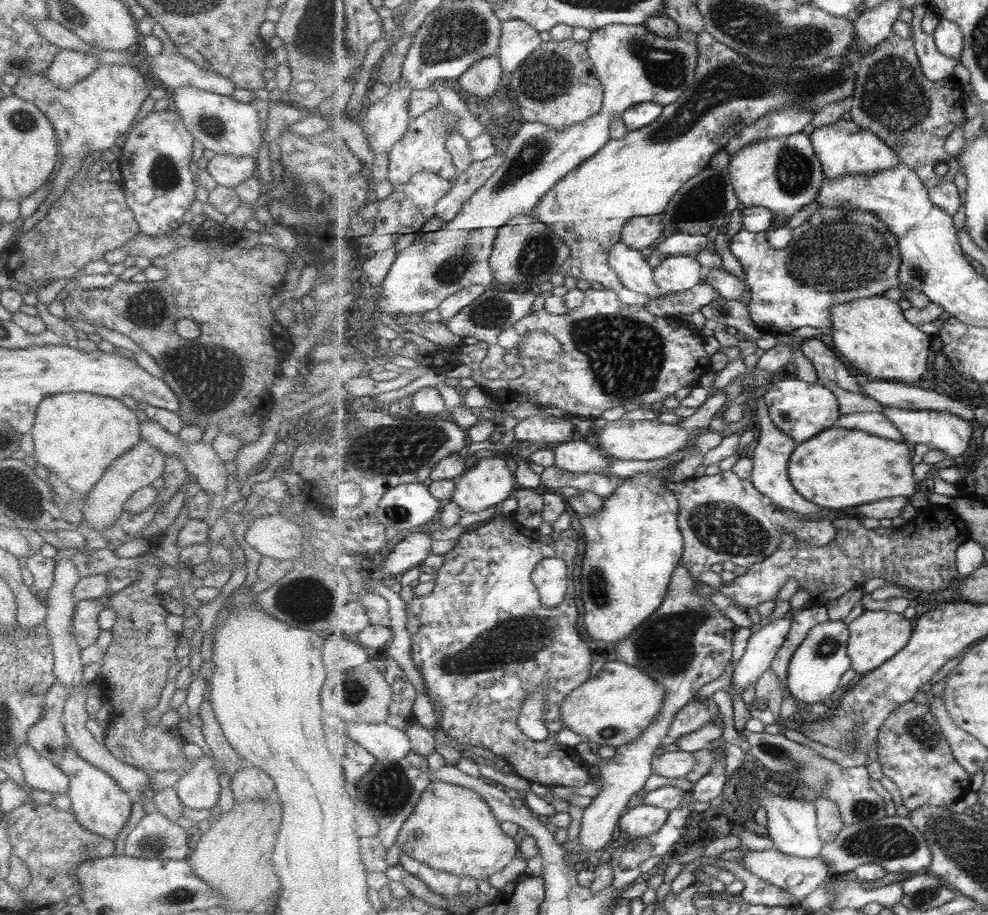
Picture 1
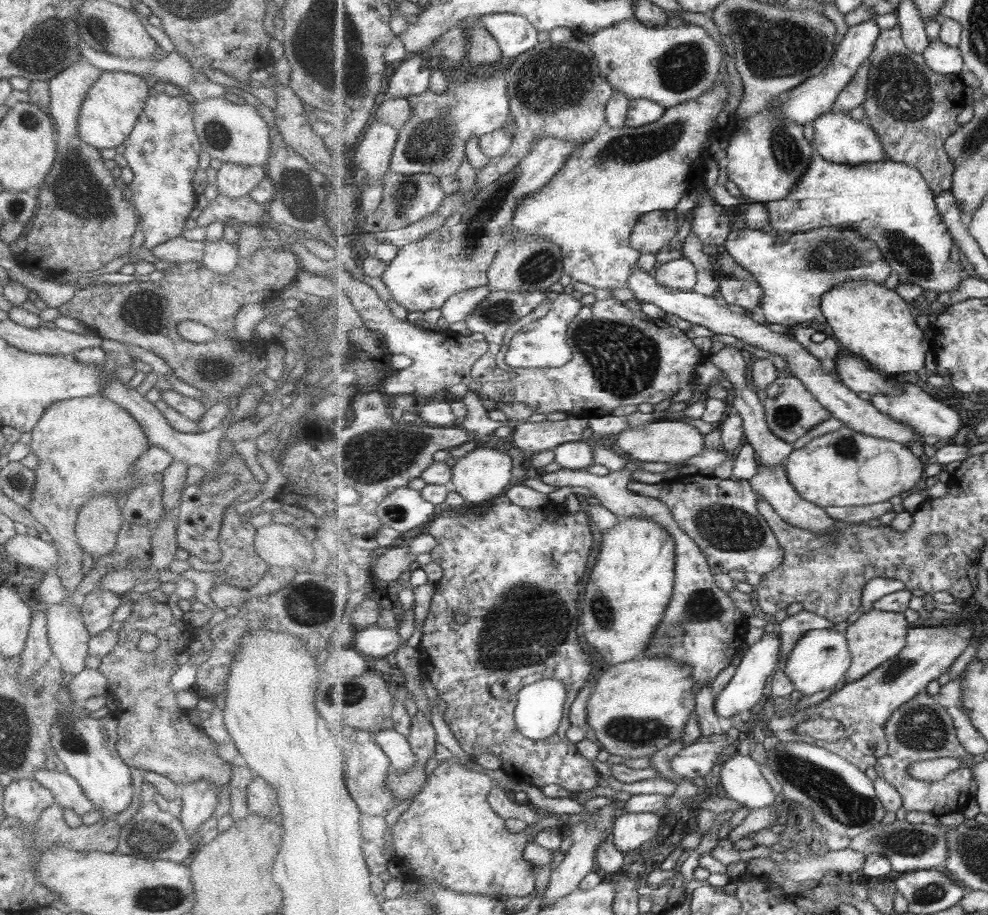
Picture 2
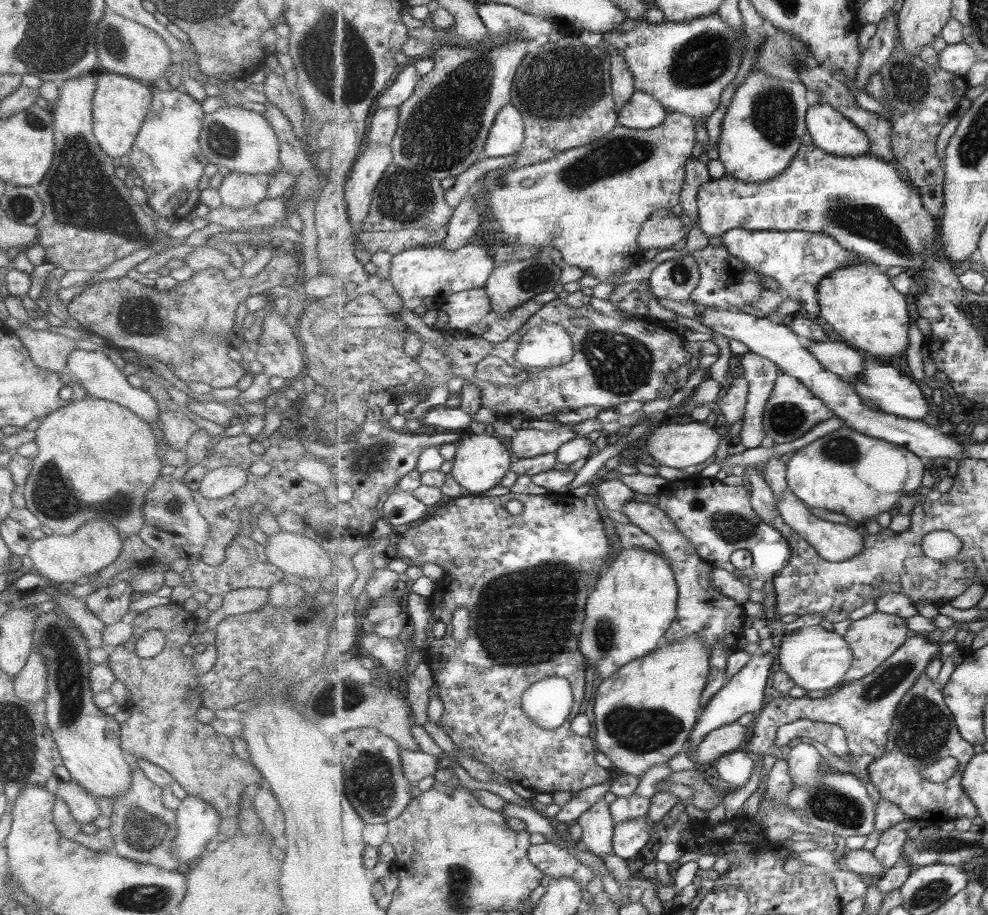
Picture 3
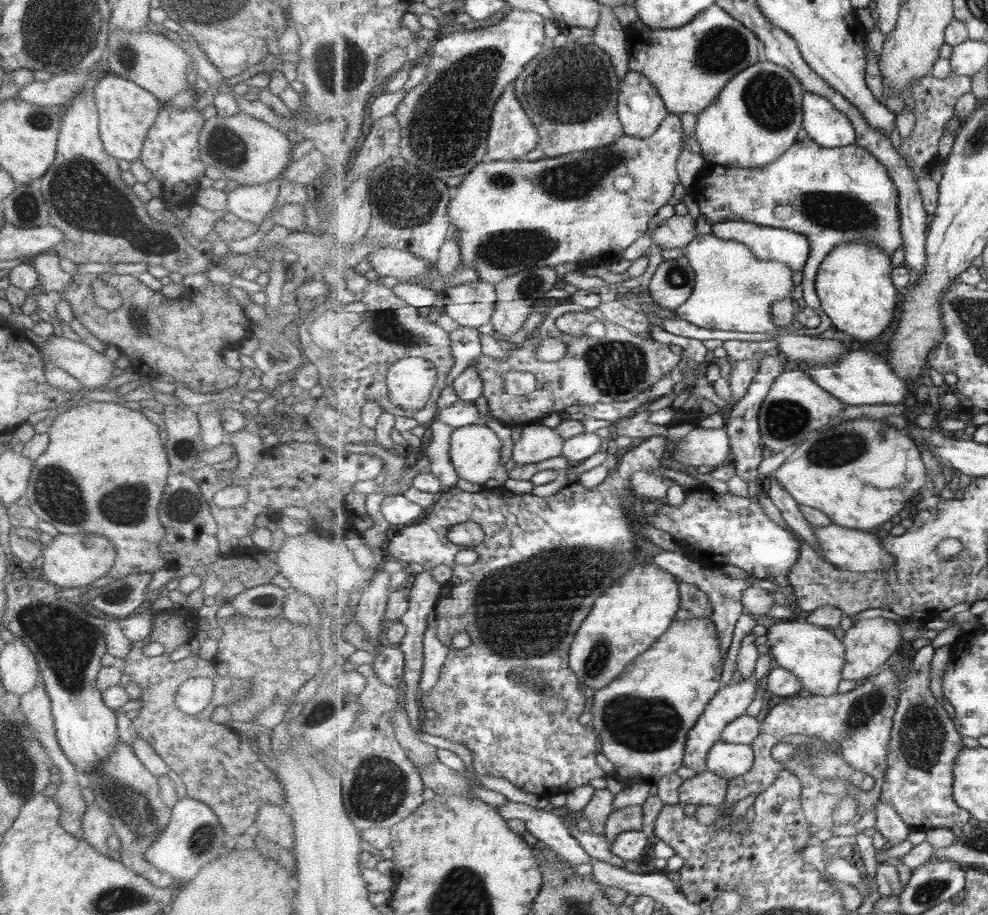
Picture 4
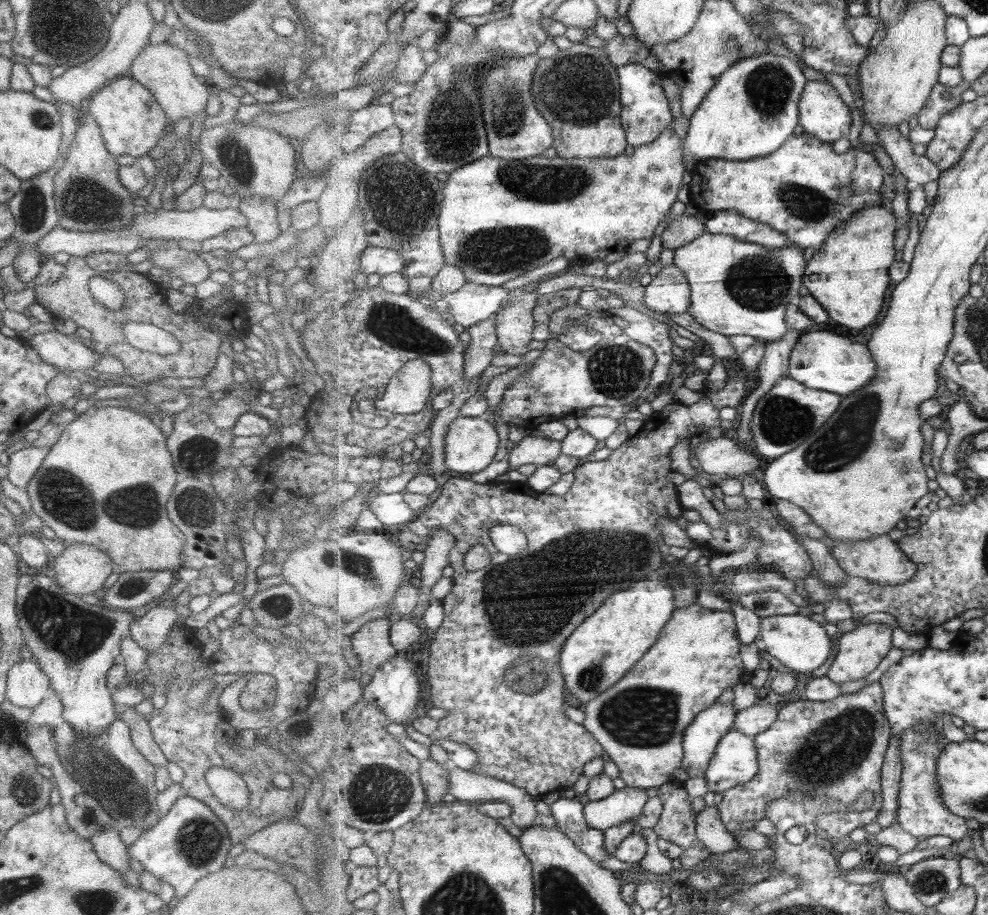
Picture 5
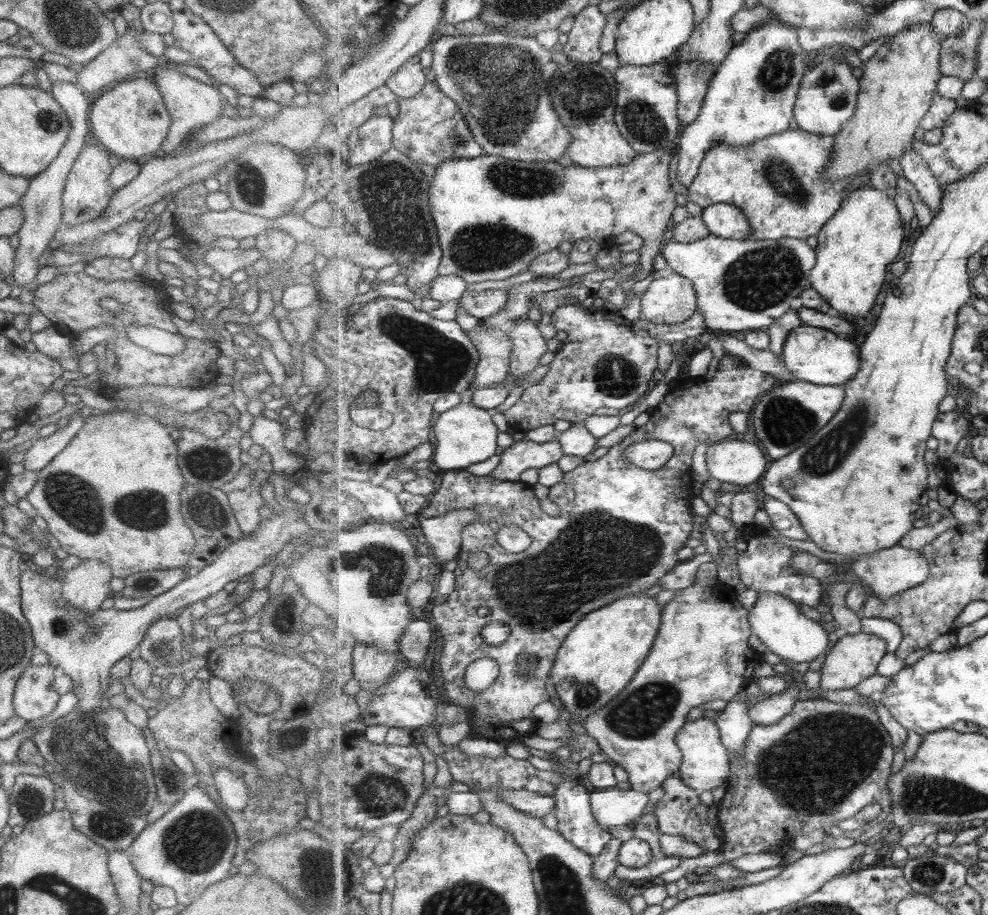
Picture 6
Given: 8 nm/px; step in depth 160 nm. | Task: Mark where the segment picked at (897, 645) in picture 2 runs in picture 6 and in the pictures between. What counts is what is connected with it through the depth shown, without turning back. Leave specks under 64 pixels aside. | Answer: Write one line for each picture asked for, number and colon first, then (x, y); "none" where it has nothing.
3: (875, 638)
4: (869, 643)
5: (861, 650)
6: (853, 658)

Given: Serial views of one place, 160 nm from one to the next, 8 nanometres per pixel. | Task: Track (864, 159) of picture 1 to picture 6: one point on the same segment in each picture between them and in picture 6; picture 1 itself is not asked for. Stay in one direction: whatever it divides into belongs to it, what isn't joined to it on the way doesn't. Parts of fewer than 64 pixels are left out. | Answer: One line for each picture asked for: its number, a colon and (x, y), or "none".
2: (839, 138)
3: (832, 131)
4: (825, 123)
5: (823, 113)
6: (828, 98)

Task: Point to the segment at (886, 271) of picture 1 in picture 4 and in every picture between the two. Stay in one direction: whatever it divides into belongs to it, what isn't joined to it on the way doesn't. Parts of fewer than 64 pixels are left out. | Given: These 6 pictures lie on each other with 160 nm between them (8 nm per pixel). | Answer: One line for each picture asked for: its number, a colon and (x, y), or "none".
2: (795, 275)
3: (798, 261)
4: (777, 244)

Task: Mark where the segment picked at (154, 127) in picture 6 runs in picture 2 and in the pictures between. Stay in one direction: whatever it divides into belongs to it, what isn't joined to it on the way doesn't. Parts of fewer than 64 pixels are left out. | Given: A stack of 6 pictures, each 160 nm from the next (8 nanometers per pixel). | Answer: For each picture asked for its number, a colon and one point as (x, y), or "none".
2: (109, 110)
3: (119, 104)
4: (125, 111)
5: (130, 122)

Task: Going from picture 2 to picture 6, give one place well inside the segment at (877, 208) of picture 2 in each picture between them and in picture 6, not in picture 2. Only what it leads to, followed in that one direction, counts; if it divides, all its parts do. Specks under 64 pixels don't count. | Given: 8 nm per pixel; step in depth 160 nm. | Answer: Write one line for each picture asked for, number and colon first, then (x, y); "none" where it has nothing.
3: (864, 202)
4: (831, 195)
5: (805, 190)
6: (778, 182)

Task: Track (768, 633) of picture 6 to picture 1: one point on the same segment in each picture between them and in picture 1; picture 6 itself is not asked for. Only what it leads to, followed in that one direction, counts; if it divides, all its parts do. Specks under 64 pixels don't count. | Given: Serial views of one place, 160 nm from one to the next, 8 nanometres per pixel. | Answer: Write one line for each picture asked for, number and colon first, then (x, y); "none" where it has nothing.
1: (821, 664)
2: (820, 661)
3: (817, 659)
4: (815, 655)
5: (801, 644)

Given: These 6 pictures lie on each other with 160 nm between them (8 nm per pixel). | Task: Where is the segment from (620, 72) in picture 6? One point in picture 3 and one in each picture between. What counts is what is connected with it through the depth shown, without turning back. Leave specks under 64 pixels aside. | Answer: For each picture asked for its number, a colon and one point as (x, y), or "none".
3: (643, 111)
4: (641, 109)
5: (646, 113)

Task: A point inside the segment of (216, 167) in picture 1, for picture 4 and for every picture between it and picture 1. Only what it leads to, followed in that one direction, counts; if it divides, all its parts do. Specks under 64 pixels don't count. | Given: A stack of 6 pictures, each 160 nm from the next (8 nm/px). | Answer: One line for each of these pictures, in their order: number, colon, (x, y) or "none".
2: (232, 180)
3: (236, 191)
4: (251, 203)

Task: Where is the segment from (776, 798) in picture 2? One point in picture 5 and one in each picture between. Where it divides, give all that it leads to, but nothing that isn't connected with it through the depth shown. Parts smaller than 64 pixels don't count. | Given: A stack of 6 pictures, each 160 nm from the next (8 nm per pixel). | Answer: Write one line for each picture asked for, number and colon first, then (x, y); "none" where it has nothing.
3: (734, 769)
4: (726, 759)
5: (735, 762)

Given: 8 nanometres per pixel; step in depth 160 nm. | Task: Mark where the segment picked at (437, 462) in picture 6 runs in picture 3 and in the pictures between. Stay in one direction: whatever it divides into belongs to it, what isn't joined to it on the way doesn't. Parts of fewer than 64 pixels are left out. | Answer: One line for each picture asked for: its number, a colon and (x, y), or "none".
3: (482, 460)
4: (475, 451)
5: (471, 443)

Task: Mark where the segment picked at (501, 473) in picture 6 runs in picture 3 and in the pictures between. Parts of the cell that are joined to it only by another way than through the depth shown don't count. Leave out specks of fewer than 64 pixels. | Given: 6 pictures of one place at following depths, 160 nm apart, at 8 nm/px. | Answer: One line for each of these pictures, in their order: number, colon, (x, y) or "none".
3: (528, 443)
4: (537, 443)
5: (539, 451)

